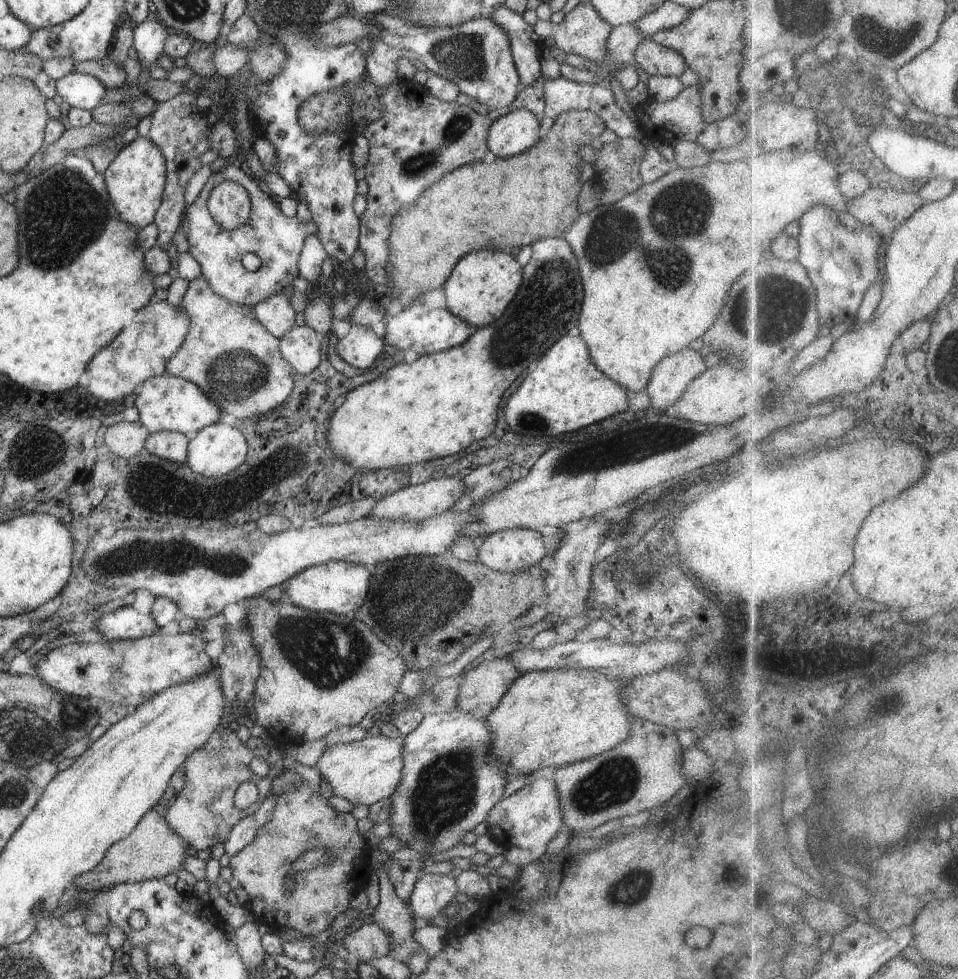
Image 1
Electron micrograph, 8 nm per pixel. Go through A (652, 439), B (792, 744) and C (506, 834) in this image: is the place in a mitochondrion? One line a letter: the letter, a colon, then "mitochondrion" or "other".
A: mitochondrion
B: other
C: other

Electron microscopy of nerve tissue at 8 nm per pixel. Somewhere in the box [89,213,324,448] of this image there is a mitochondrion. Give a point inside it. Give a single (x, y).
(234, 375)

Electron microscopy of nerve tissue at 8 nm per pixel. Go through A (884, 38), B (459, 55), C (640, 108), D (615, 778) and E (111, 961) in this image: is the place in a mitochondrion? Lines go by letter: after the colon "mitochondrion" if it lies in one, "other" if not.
A: mitochondrion
B: mitochondrion
C: other
D: mitochondrion
E: other

